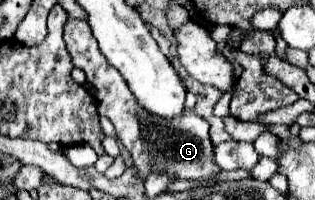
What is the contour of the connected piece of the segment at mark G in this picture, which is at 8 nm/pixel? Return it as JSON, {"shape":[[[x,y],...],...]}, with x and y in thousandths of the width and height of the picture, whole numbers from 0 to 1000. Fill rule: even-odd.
{"shape":[[[216,80],[203,120],[203,210],[229,280],[235,330],[267,350],[279,410],[305,430],[305,500],[317,500],[311,550],[324,580],[337,580],[362,620],[375,700],[419,770],[425,850],[451,900],[463,900],[476,870],[527,870],[552,900],[692,910],[698,840],[679,810],[679,730],[660,670],[667,620],[648,590],[622,570],[590,570],[571,590],[521,600],[457,550],[432,510],[432,480],[413,460],[387,370],[362,330],[343,320],[330,270],[317,270],[311,210],[292,180],[273,100]]]}

